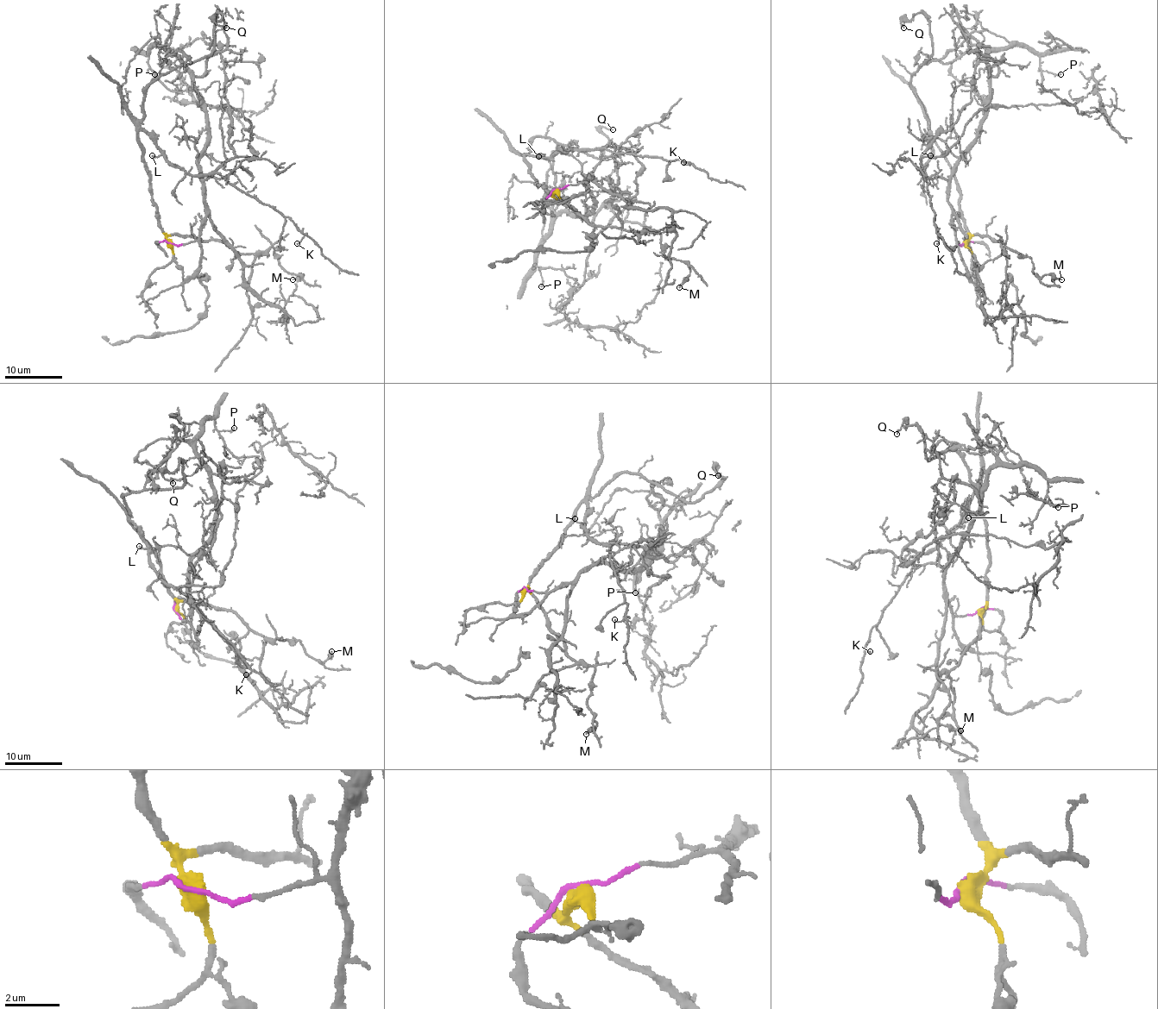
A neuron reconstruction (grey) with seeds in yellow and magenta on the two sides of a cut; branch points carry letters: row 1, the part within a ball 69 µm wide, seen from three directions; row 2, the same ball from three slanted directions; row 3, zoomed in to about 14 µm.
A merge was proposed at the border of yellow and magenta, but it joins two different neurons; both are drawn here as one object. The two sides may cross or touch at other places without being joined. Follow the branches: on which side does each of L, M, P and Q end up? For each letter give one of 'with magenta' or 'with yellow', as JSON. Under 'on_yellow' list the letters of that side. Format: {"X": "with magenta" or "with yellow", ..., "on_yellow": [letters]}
{"L": "with yellow", "M": "with yellow", "P": "with magenta", "Q": "with yellow", "on_yellow": ["L", "M", "Q"]}

